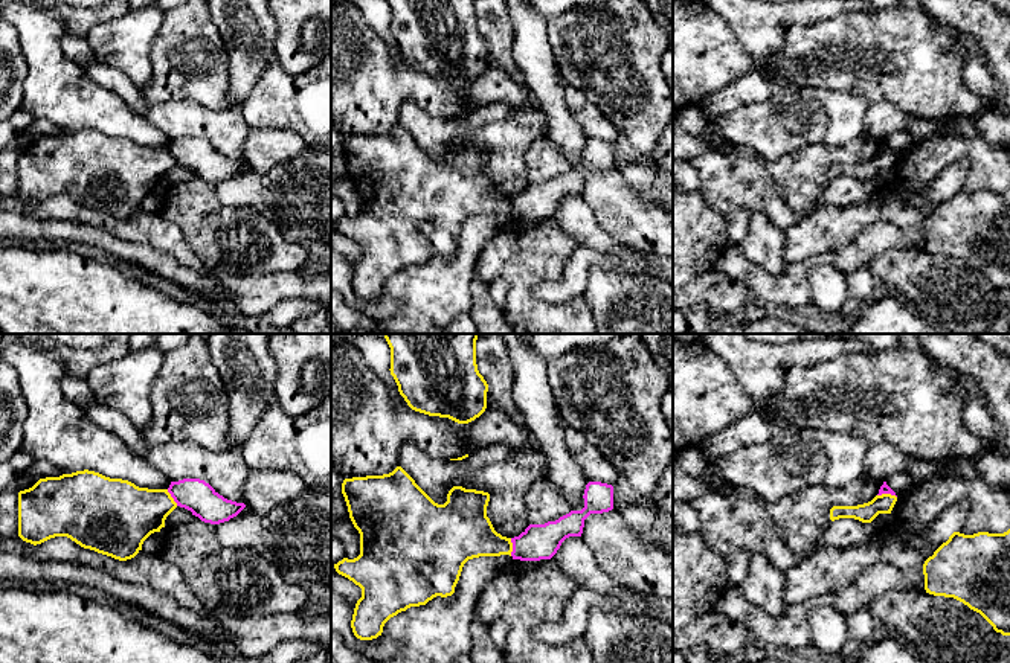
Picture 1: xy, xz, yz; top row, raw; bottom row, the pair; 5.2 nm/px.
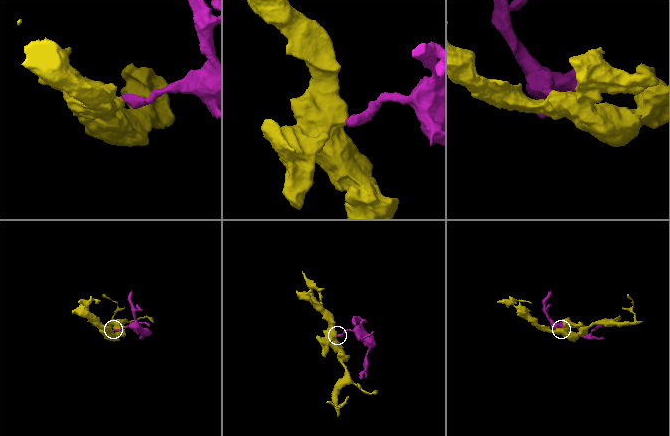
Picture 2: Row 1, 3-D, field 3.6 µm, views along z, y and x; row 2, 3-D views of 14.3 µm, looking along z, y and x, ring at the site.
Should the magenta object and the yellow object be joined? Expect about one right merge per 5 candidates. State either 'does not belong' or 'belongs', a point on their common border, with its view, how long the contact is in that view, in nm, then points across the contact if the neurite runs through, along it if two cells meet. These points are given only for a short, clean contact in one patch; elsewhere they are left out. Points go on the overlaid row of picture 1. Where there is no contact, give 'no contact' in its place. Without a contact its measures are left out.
does not belong | xz (513, 547) | 100 nm | along xz (510, 538), (511, 555)

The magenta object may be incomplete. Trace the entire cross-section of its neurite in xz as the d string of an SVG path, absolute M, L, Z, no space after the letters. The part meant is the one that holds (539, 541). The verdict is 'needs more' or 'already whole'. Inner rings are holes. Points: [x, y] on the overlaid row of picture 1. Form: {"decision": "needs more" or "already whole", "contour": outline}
{"decision": "already whole", "contour": "M589 482L583 498L584 508L581 511L571 511L558 520L545 524L529 524L519 536L511 538L513 559L551 559L566 538L581 536L584 520L590 514L603 514L613 509L613 486Z"}

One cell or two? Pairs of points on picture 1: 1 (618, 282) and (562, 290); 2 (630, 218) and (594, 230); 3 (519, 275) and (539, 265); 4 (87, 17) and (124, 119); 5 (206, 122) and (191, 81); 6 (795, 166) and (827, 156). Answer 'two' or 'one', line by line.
1: two
2: two
3: one
4: two
5: two
6: one

